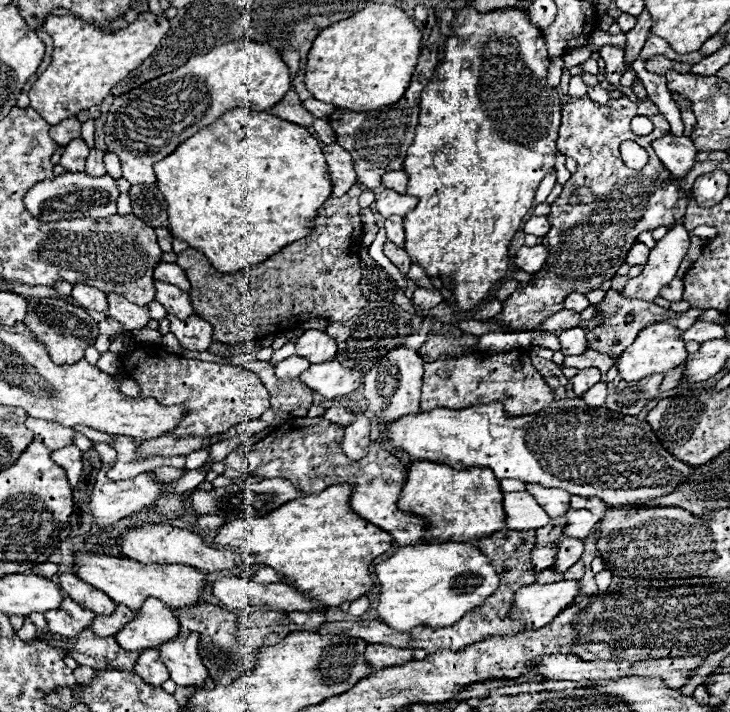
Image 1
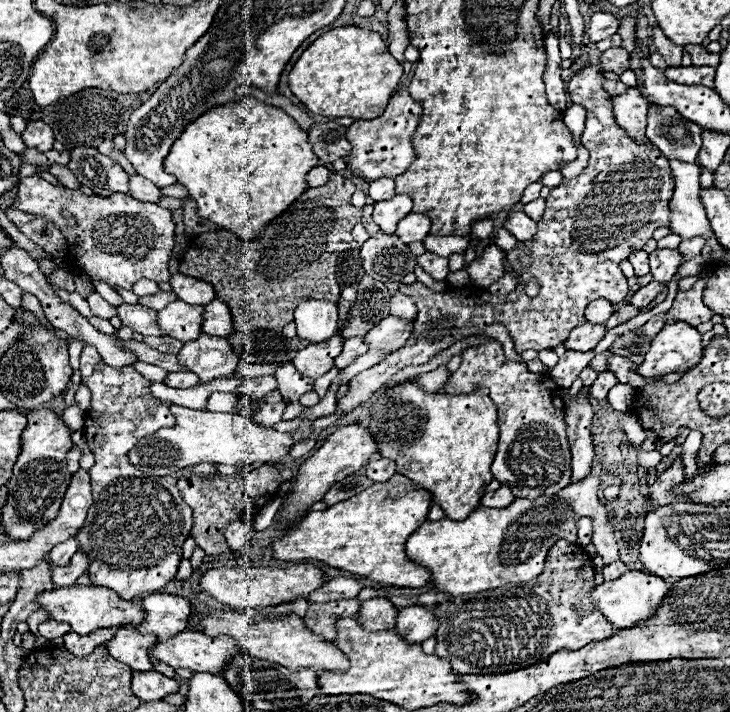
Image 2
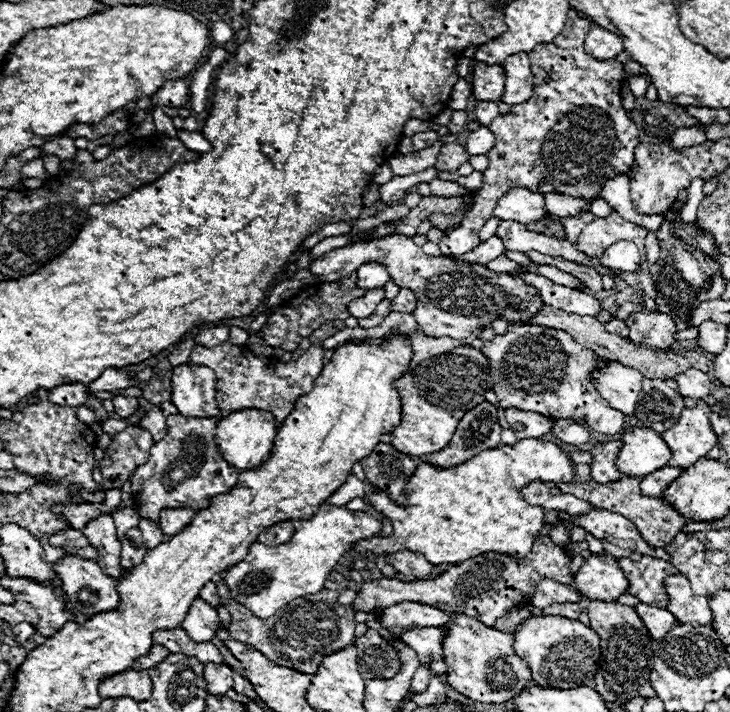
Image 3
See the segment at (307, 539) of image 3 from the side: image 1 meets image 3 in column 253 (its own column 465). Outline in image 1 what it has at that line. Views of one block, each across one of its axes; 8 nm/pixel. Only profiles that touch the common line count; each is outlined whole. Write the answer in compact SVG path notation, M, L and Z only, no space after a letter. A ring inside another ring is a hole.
M412 544L374 566L380 582L376 612L394 630L416 626L450 626L468 610L484 604L496 592L498 574L490 560L472 544Z

